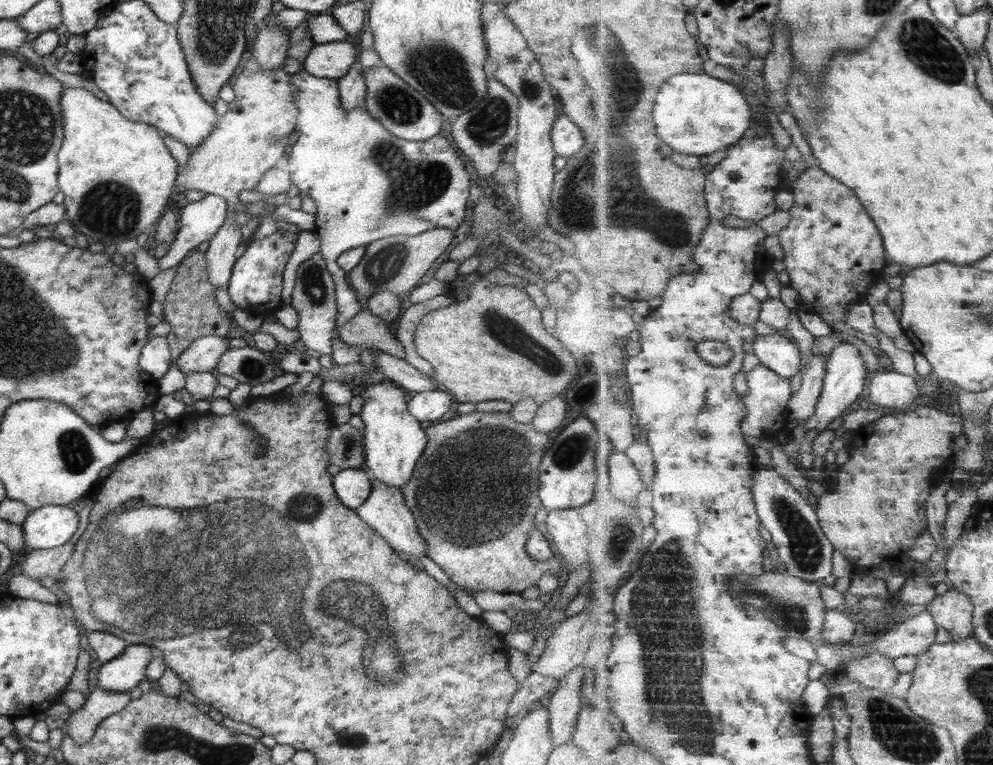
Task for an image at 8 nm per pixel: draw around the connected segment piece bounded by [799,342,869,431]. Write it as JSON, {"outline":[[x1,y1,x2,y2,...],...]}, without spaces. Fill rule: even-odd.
{"outline":[[845,342,835,347,828,357,827,372,823,382,823,393,819,402,817,402,817,412,814,416,810,416,806,422,802,423,799,429,804,428,805,431,825,431,826,428,829,428,829,424,835,418,843,416,847,408,855,405,855,400,865,390,867,376,869,376,869,371,867,371,861,351,857,350,851,342]]}

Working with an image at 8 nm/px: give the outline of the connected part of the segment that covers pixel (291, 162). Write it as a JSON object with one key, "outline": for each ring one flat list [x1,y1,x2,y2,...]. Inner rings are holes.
{"outline":[[302,67,291,76,290,83,296,88,293,102,298,115,295,136,283,167,291,184,299,190,299,196,311,197,316,204,313,233,320,240,318,253,326,262,326,269,334,282,336,324,339,326,351,320,364,307,345,280,344,270,337,266,339,254,357,246,366,247,370,242,386,236,413,236,432,228,454,231,465,218,470,176,465,171,459,152,440,135,423,142,401,140,387,132,362,106,345,112,338,99,336,80,311,76]]}

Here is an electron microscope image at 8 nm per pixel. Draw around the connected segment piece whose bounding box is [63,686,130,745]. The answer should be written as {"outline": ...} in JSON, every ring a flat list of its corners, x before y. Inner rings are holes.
{"outline":[[94,687,85,698,83,708,71,712,67,718,69,725,63,735,67,735,75,744,83,745,91,740,95,727,100,720,119,712,129,704,128,692,111,692]]}

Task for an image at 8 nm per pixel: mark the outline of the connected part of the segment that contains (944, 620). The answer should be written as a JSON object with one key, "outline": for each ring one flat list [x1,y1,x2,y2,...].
{"outline":[[955,588,937,595,927,606,939,628,952,635,953,641,971,637,974,634,974,604,970,596]]}

